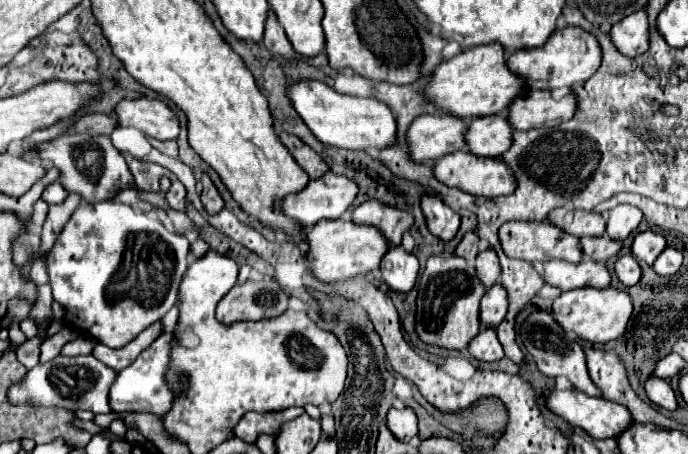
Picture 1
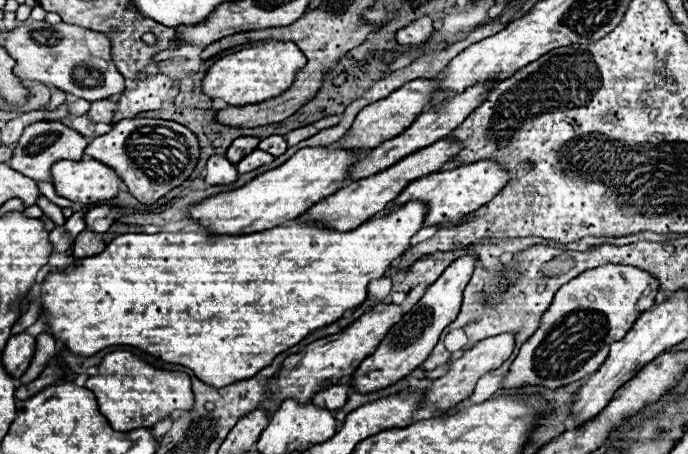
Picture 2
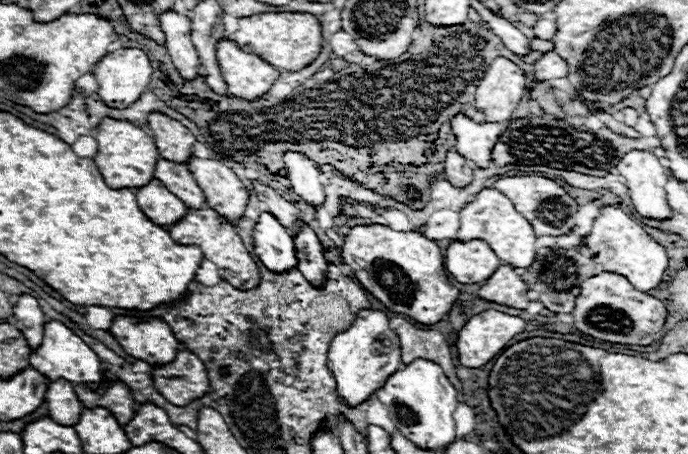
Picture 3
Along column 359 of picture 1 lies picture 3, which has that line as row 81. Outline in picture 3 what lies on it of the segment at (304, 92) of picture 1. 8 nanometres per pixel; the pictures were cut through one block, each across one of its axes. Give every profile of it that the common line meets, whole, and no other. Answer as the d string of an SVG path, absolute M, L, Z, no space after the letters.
M118 48L110 54L106 54L96 68L92 70L96 82L98 82L98 96L100 100L108 106L108 108L128 108L130 104L134 104L148 88L150 84L150 76L152 76L152 66L148 56L138 50L138 48Z

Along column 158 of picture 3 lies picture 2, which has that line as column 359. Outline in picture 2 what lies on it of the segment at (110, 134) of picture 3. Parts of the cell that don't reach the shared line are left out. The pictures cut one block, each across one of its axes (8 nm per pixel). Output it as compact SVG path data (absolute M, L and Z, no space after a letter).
M328 146L298 150L282 166L256 176L242 188L220 192L220 194L208 196L206 200L192 204L188 208L188 214L198 226L202 226L208 234L214 234L214 236L220 236L220 234L244 236L252 232L262 232L264 228L276 228L282 222L298 218L308 208L312 208L312 204L344 188L350 182L348 168L360 156L362 154L352 154L340 148L330 150Z

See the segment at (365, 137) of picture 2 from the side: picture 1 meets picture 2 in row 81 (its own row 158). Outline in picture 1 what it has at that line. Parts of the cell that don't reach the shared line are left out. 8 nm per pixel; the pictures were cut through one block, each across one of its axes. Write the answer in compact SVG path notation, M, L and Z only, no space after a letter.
M422 114L408 128L410 156L416 162L432 162L446 154L464 150L464 118L452 118L452 114Z

